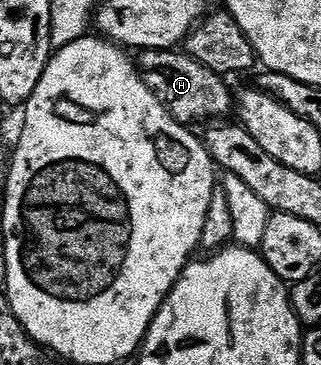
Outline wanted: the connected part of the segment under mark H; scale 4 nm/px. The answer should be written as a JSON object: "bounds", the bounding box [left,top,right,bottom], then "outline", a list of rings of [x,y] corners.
{"bounds":[138,50,234,125],"outline":[[[183,50],[146,51],[139,56],[138,68],[140,75],[158,101],[179,123],[195,125],[203,119],[220,121],[231,116],[234,111],[234,91],[227,87],[225,76],[206,69],[194,57],[190,57]]]}

